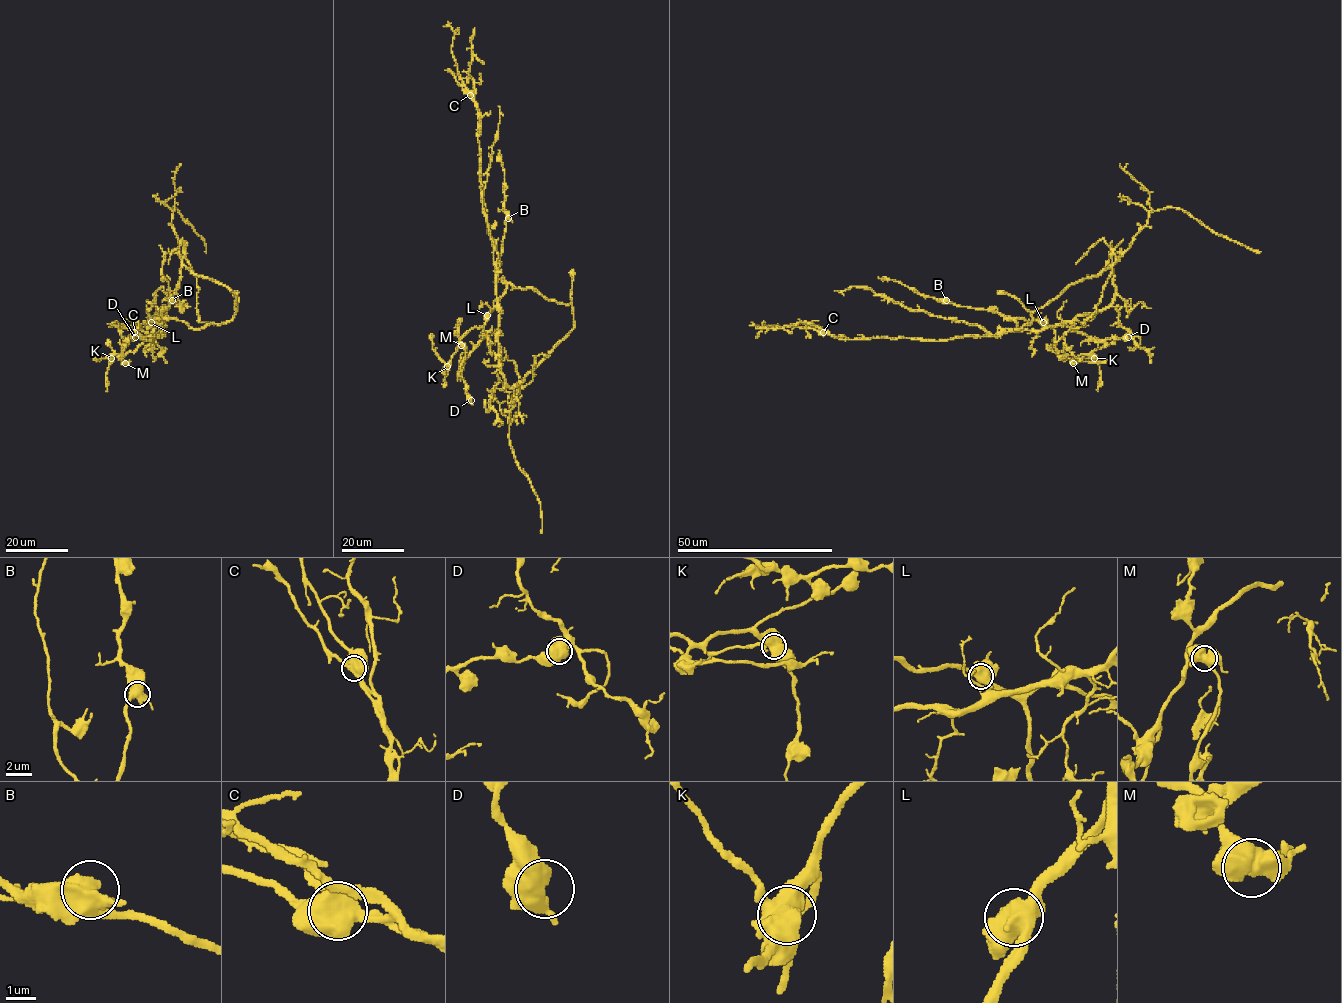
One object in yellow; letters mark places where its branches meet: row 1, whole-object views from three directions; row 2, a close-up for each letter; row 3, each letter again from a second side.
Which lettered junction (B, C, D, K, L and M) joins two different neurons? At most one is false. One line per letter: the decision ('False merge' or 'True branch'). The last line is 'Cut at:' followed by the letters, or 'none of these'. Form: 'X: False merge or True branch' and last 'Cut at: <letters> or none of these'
B: True branch
C: False merge
D: True branch
K: True branch
L: True branch
M: True branch
Cut at: C

